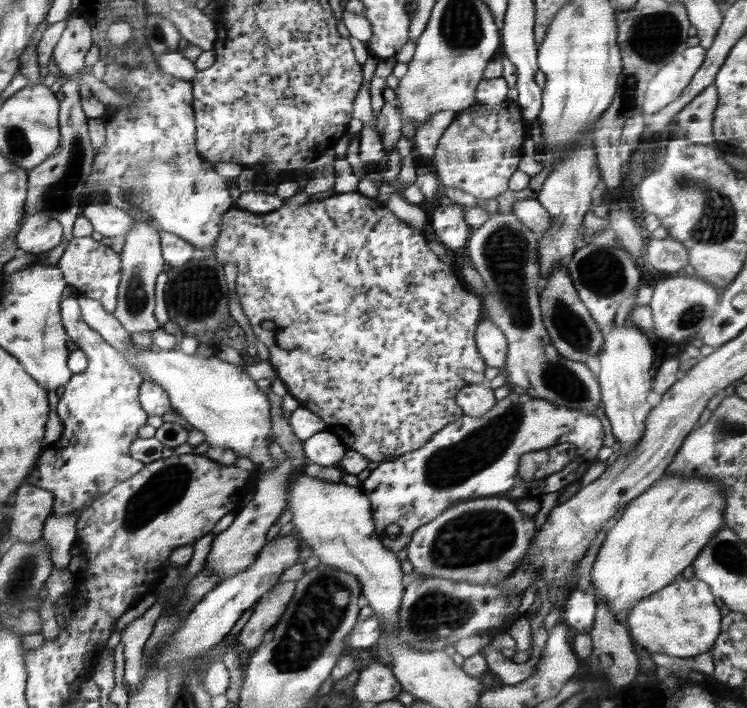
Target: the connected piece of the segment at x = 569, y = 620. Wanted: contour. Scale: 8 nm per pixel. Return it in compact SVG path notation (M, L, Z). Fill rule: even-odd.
M572 588L562 607L563 623L584 632L592 628L597 609L597 597L588 589Z

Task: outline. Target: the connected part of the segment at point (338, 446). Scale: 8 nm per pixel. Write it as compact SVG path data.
M332 428L307 438L302 442L302 446L306 459L320 466L337 466L340 459L348 452Z

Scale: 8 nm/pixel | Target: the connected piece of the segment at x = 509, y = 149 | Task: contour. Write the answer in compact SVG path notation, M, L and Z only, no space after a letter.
M506 99L500 105L474 104L464 109L448 125L434 153L433 165L442 188L439 201L448 188L460 188L478 198L496 198L509 189L509 178L522 158L526 126L516 100Z

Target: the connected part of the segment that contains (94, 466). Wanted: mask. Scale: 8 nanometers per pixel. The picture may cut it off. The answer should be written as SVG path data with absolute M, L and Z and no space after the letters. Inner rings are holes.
M74 297L62 299L59 309L67 338L74 341L78 345L78 349L85 351L89 356L89 366L85 372L73 374L64 385L65 391L56 406L56 413L62 423L62 435L54 442L54 446L46 447L38 468L28 478L29 484L34 484L38 488L54 494L52 515L56 516L62 516L75 510L84 511L98 497L106 495L111 489L134 477L134 474L140 473L145 468L143 462L130 457L130 446L134 440L137 440L136 432L140 430L140 426L143 427L144 424L147 424L146 416L148 416L144 412L139 398L141 385L145 381L140 372L132 363L128 364L125 361L117 347L110 346L102 335L85 321L77 299Z

